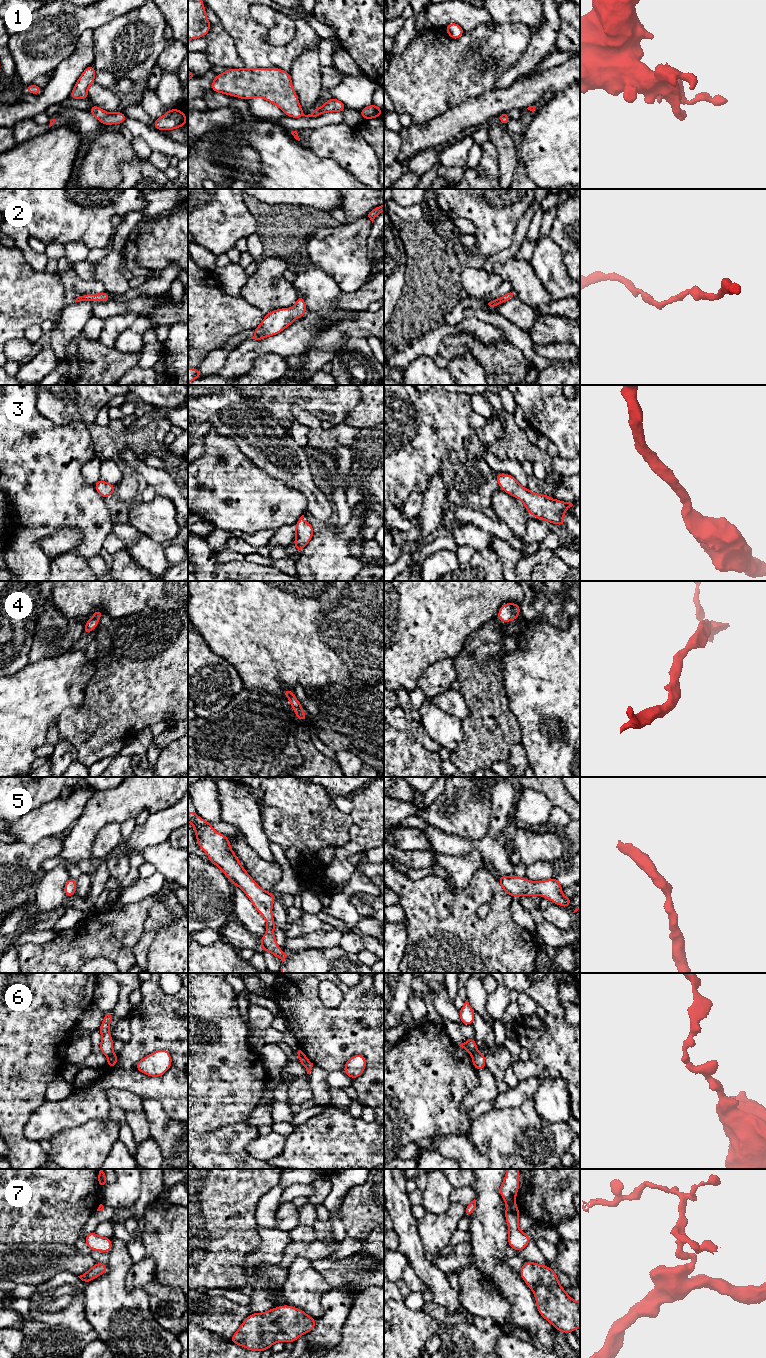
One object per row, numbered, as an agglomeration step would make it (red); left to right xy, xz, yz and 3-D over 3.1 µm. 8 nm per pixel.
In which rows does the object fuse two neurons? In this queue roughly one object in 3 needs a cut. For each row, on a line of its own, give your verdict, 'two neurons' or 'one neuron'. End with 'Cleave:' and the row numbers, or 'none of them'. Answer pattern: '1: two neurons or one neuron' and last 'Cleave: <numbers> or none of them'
1: one neuron
2: one neuron
3: one neuron
4: one neuron
5: one neuron
6: two neurons
7: one neuron
Cleave: 6

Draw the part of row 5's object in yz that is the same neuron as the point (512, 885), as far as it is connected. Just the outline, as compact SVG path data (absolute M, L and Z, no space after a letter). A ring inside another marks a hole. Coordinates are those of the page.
M499 876L498 881L503 890L511 897L517 896L543 896L553 903L569 908L572 897L562 895L563 887L560 885L557 877L540 882L529 881L526 878L514 876Z

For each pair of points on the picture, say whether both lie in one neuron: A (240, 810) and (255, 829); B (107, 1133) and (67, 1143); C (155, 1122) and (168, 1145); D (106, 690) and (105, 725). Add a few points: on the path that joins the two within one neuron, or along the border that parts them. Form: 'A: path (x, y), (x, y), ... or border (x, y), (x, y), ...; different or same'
A: path (245, 815), (250, 824); same
B: path (97, 1137), (91, 1143), (77, 1143); same
C: path (161, 1128), (168, 1136), (168, 1139); same
D: path (106, 699), (106, 716); same

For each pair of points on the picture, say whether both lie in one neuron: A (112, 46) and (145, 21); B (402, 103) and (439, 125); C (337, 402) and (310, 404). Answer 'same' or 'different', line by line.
A: same
B: different
C: same

